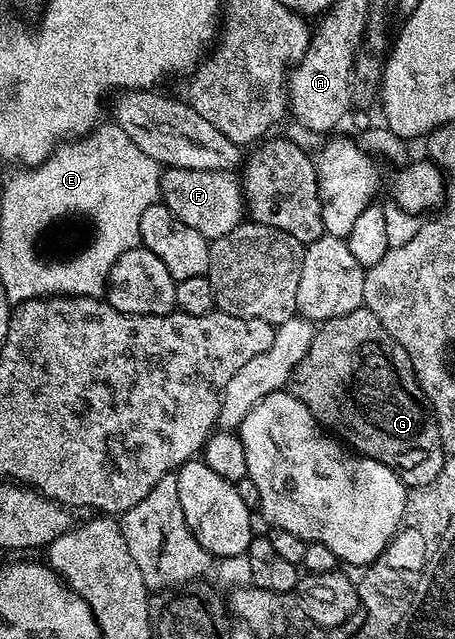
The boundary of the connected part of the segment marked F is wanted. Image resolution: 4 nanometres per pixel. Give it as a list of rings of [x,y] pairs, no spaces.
[[[172,167],[162,171],[161,201],[188,228],[196,228],[200,236],[211,240],[228,236],[232,228],[244,221],[244,199],[239,175],[228,171],[196,171],[192,168]]]

